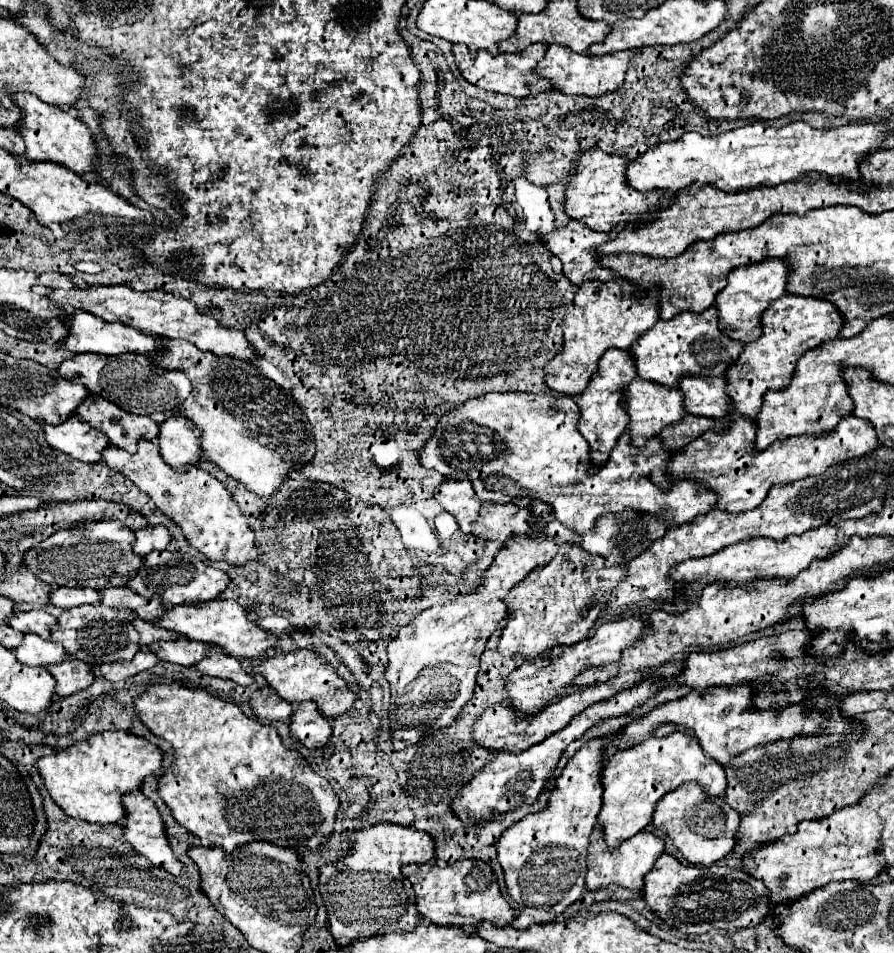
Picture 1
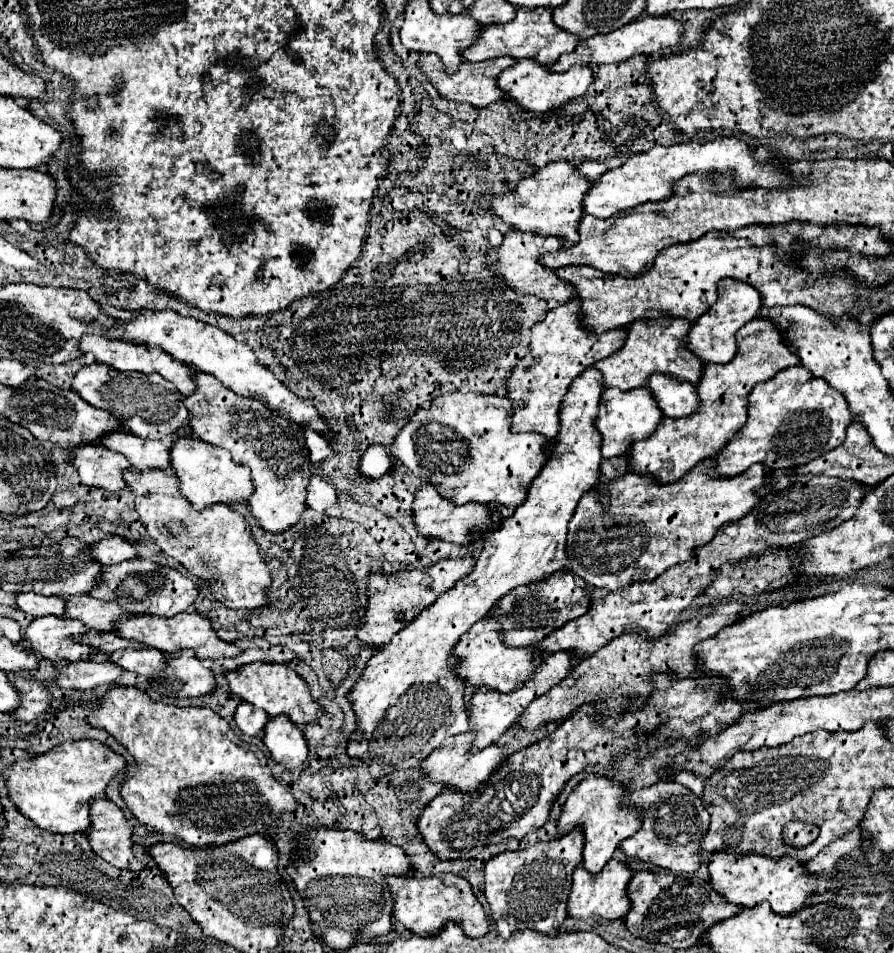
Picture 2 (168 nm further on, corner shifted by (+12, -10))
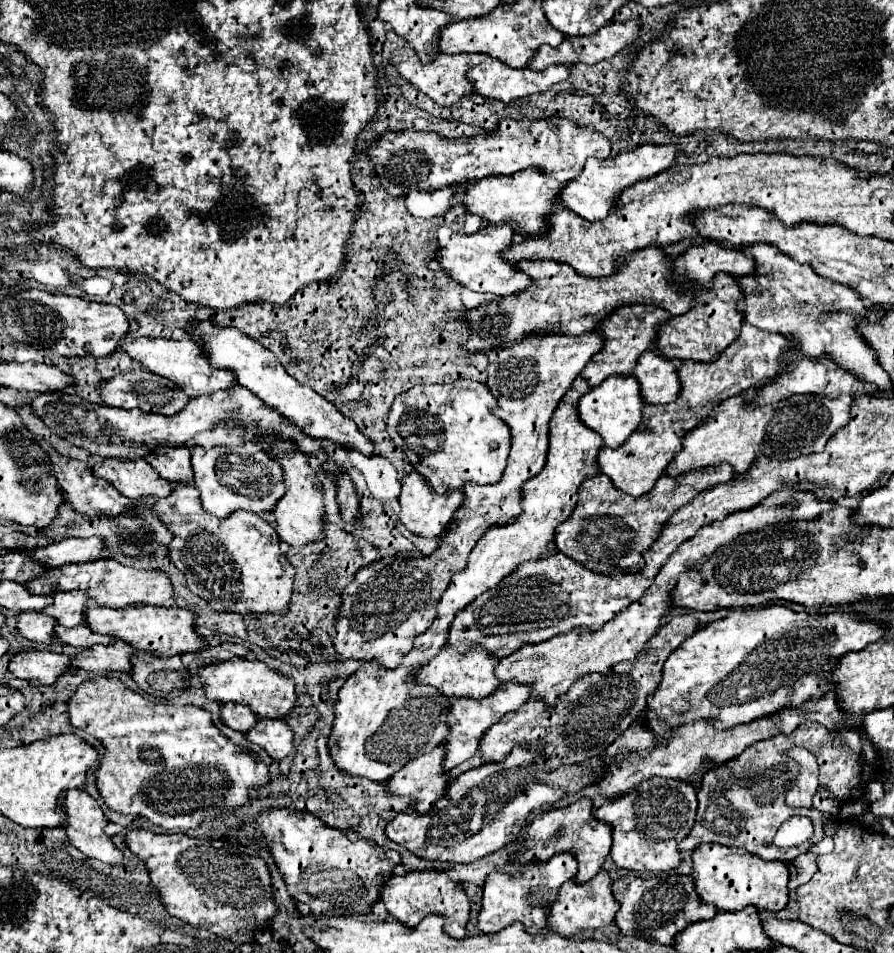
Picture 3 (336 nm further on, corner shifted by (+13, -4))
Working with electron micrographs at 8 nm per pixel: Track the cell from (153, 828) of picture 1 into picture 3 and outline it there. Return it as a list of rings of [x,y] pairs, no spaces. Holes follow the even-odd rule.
[[[70,790],[66,794],[66,832],[70,842],[82,850],[88,858],[96,858],[106,864],[122,864],[124,856],[114,846],[112,838],[104,832],[108,818],[100,804],[84,790]]]

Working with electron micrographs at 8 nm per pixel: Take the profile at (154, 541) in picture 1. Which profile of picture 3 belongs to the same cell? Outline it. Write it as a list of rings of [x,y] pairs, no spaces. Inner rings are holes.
[[[66,538],[58,544],[50,544],[44,548],[38,548],[34,552],[34,560],[44,562],[46,566],[58,568],[72,562],[92,562],[102,556],[106,550],[102,538]]]

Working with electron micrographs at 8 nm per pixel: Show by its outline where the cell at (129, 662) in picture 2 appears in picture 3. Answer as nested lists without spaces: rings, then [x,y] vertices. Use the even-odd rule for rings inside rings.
[[[116,640],[110,646],[92,646],[92,648],[86,648],[82,654],[72,656],[70,664],[74,668],[96,670],[96,672],[106,672],[106,670],[130,672],[132,670],[134,652],[136,650],[132,646],[128,646],[122,640]]]

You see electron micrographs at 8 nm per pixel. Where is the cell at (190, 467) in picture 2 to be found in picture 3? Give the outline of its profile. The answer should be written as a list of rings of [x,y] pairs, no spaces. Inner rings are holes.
[[[254,442],[238,444],[236,452],[230,446],[214,446],[210,450],[192,446],[190,454],[194,486],[200,490],[202,508],[218,518],[226,518],[226,514],[234,510],[270,512],[274,508],[274,502],[286,492],[282,486],[280,466]]]

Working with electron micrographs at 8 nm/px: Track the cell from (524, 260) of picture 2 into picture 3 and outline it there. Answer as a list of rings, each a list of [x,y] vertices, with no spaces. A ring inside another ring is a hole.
[[[504,224],[502,228],[486,226],[486,228],[480,228],[476,234],[456,232],[456,234],[452,234],[452,240],[448,242],[448,246],[438,250],[436,258],[438,258],[440,266],[452,276],[452,280],[460,282],[462,286],[466,286],[474,292],[486,292],[486,294],[494,294],[498,298],[518,294],[518,292],[524,292],[526,288],[530,288],[534,284],[534,280],[502,258],[502,250],[510,248],[514,244],[514,238],[516,238],[516,234],[508,224]]]

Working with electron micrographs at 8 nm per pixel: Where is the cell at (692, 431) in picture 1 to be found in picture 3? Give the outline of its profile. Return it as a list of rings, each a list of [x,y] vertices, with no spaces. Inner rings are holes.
[[[744,322],[740,336],[722,352],[716,362],[678,362],[676,368],[682,382],[682,394],[678,396],[678,402],[664,406],[646,404],[642,426],[638,426],[638,430],[634,430],[628,440],[616,450],[600,450],[600,472],[606,474],[616,488],[622,488],[622,492],[630,496],[650,492],[656,480],[666,472],[666,466],[682,450],[682,438],[698,428],[726,398],[736,396],[752,386],[760,386],[766,380],[782,374],[790,362],[788,352],[788,342],[778,342],[778,334],[762,332]]]

